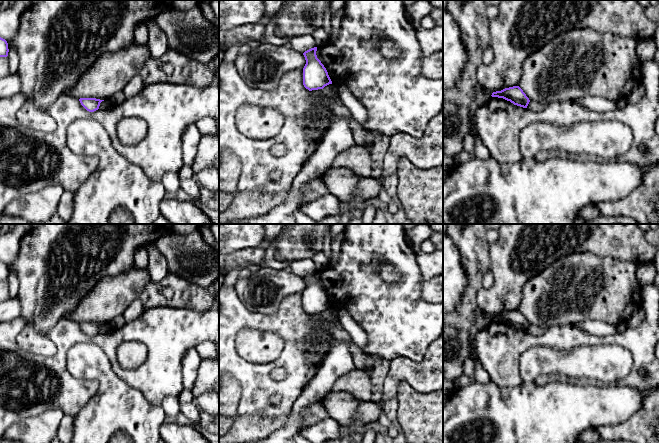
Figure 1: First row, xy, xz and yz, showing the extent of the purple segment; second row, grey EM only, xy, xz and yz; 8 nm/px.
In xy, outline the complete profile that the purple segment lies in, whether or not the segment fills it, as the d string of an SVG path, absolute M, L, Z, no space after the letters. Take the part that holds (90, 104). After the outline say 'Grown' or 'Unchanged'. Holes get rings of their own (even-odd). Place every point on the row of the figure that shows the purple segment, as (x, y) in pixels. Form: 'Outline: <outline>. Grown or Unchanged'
Outline: M80 98L81 105L89 112L94 112L99 109L100 103L104 100L96 98Z. Unchanged

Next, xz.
Outline: M317 47L303 53L306 64L303 68L303 85L309 91L323 89L332 84L328 72L316 55Z. Unchanged

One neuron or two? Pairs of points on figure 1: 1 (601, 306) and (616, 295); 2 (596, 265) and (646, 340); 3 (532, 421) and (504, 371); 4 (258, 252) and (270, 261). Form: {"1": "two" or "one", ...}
{"1": "one", "2": "two", "3": "two", "4": "two"}

